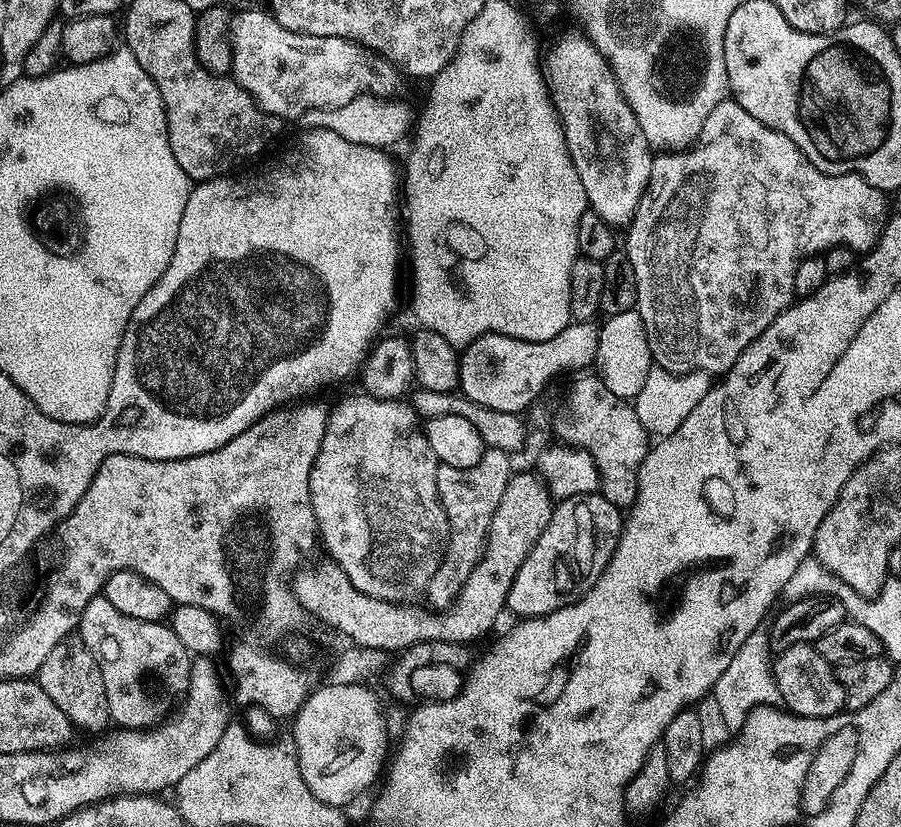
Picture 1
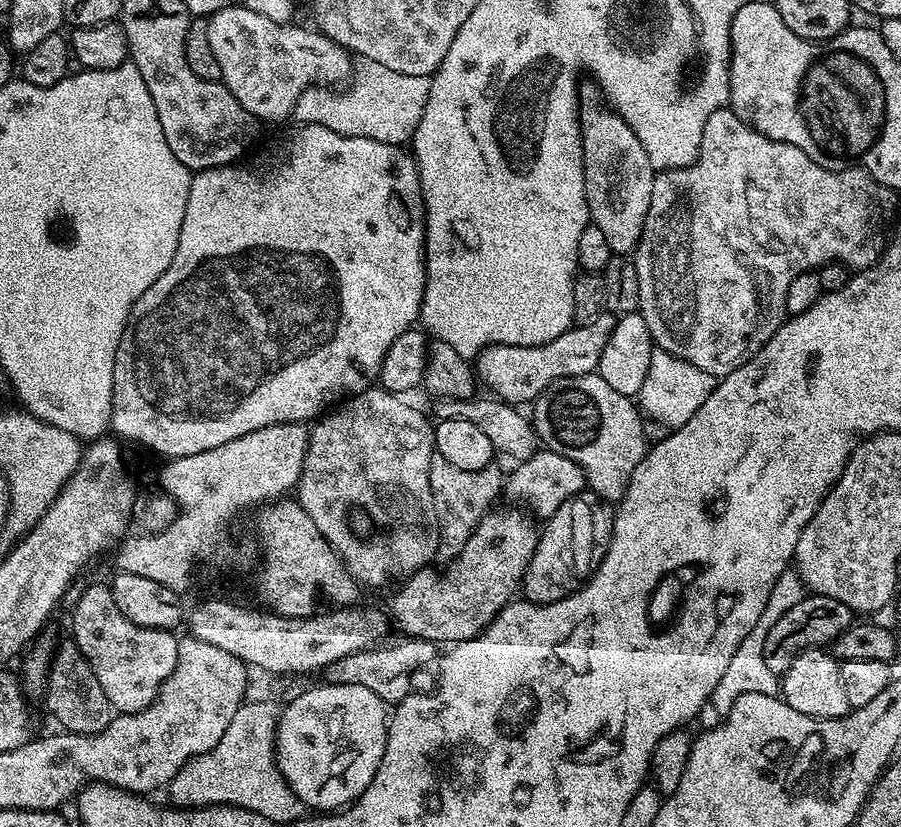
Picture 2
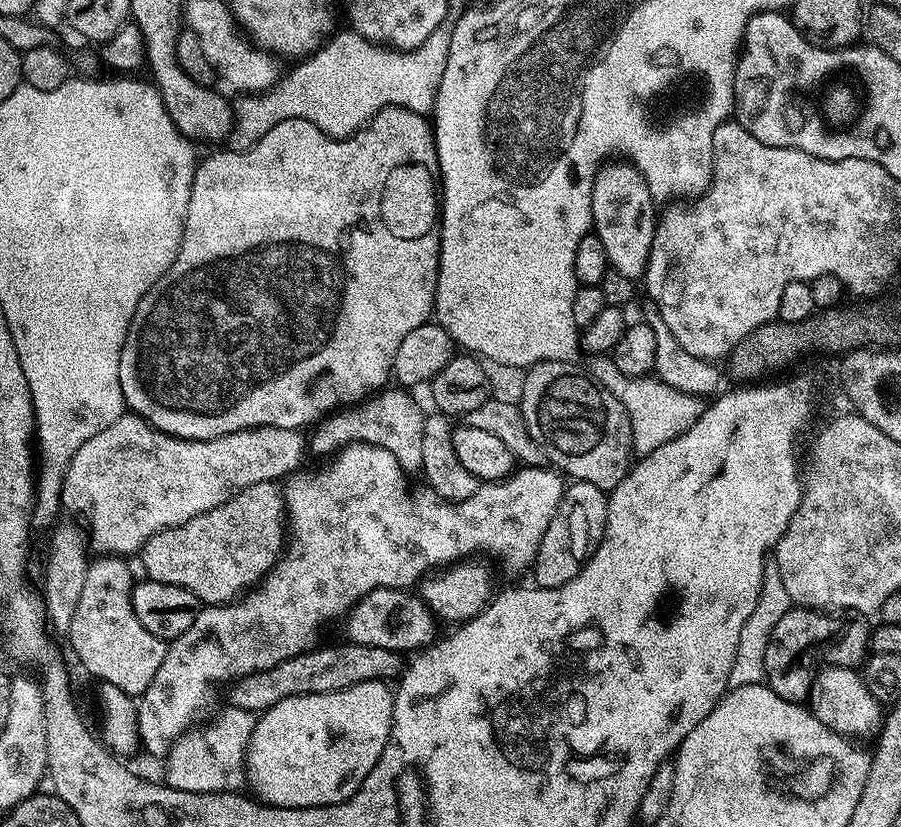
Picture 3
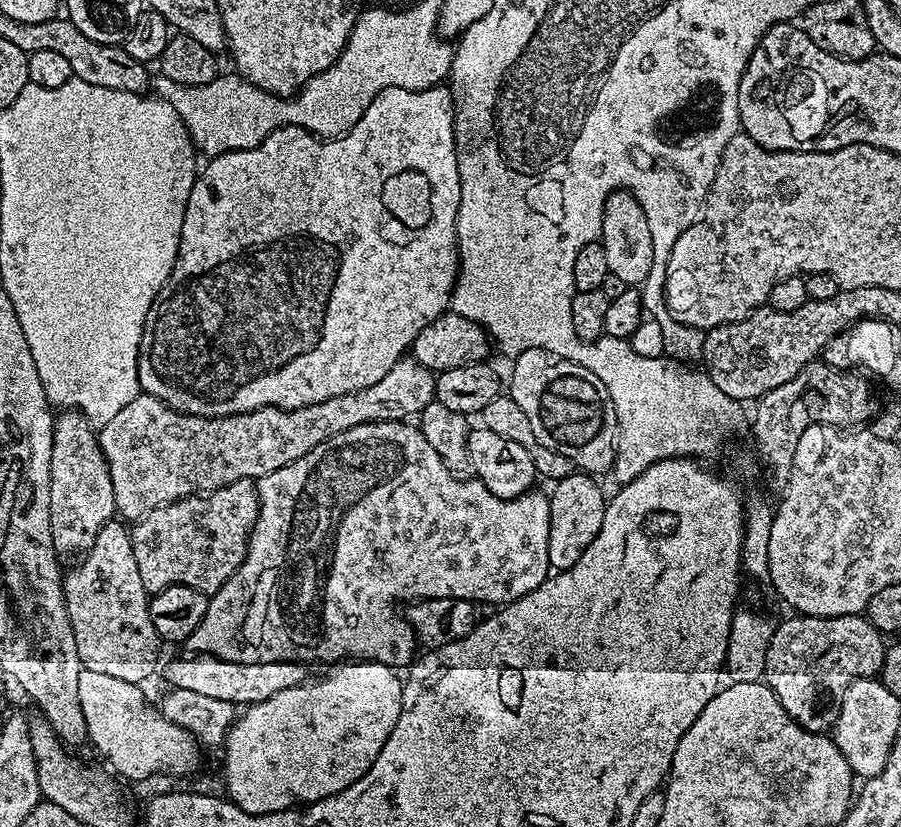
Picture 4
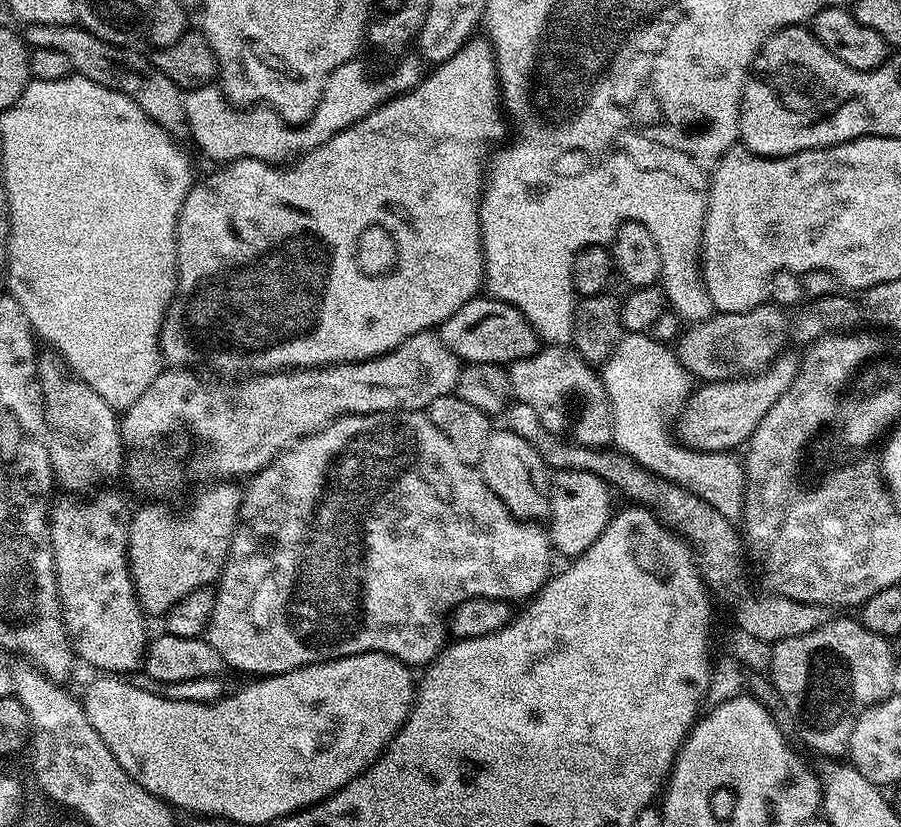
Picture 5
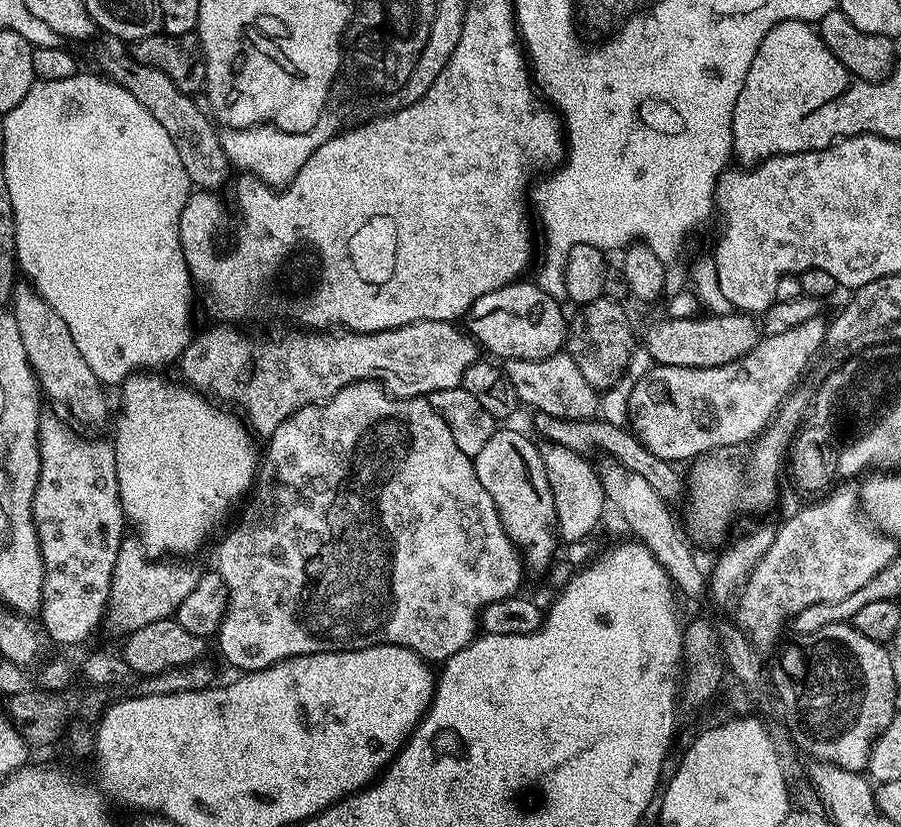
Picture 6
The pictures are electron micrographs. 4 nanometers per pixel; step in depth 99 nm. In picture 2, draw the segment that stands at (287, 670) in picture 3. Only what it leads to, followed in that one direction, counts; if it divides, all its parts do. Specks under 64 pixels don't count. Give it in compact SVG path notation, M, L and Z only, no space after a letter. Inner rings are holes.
M404 638L401 641L401 644L385 643L383 646L367 648L354 654L346 654L346 658L334 662L326 669L327 683L366 686L366 690L374 690L374 694L378 694L378 698L383 700L385 705L401 704L413 691L412 675L419 668L426 667L432 659L433 663L438 656L438 651L436 652L437 641L415 638Z

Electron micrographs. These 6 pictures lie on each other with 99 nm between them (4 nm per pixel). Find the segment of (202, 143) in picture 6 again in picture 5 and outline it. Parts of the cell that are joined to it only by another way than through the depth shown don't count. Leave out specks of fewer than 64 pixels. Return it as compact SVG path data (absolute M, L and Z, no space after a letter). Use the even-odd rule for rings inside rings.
M29 24L23 29L22 35L31 49L59 50L70 59L72 69L77 75L97 82L100 86L106 86L107 89L113 88L117 92L126 94L147 117L162 126L170 136L180 138L180 135L187 133L183 93L166 74L162 74L153 66L149 57L143 57L131 47L108 43L96 35L91 35L78 24L62 26Z

